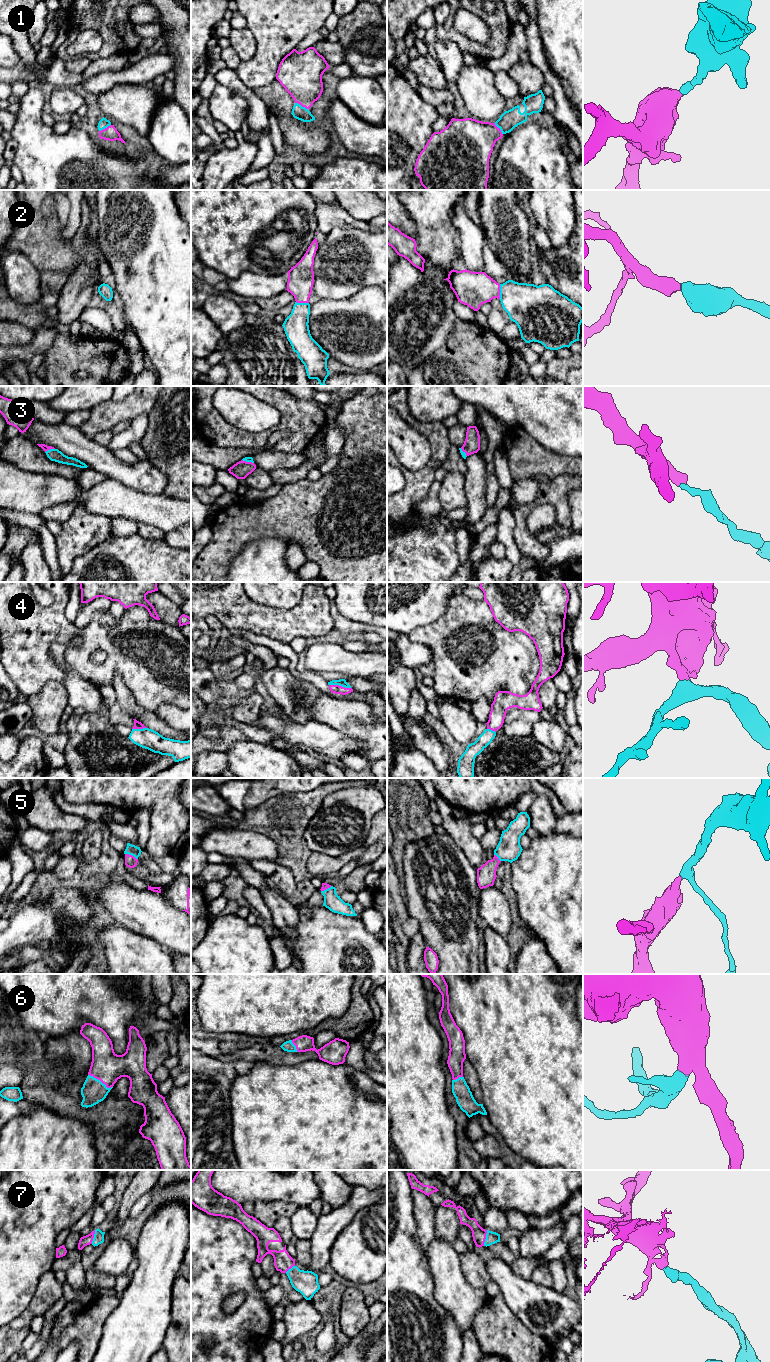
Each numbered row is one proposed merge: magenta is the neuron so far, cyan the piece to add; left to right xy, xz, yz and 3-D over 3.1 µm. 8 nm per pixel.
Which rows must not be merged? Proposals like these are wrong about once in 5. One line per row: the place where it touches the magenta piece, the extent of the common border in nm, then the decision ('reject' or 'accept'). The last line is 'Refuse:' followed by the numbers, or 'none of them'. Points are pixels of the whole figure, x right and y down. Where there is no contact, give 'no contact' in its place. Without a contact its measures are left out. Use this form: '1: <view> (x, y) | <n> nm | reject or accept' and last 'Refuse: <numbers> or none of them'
1: xz (301, 105) | 120 nm | accept
2: yz (499, 291) | 120 nm | accept
3: xy (49, 449) | 90 nm | accept
4: xz (340, 686) | 180 nm | accept
5: xy (131, 855) | 120 nm | accept
6: xy (100, 1080) | 220 nm | accept
7: yz (485, 1238) | 130 nm | accept
Refuse: none of them

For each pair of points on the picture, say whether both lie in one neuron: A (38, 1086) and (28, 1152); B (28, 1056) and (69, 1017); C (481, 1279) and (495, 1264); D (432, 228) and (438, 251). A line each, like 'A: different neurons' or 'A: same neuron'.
A: different neurons
B: different neurons
C: different neurons
D: same neuron

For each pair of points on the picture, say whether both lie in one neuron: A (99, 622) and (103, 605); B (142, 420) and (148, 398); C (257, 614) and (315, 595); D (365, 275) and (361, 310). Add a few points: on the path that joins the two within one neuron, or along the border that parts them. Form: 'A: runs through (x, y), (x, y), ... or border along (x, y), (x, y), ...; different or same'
A: border along (109, 609), (96, 611), (92, 619), (84, 626); different
B: border along (147, 414), (141, 414), (130, 419); different
C: runs through (271, 616), (294, 616), (301, 609); same
D: border along (376, 285), (363, 287), (352, 295), (343, 298); different

